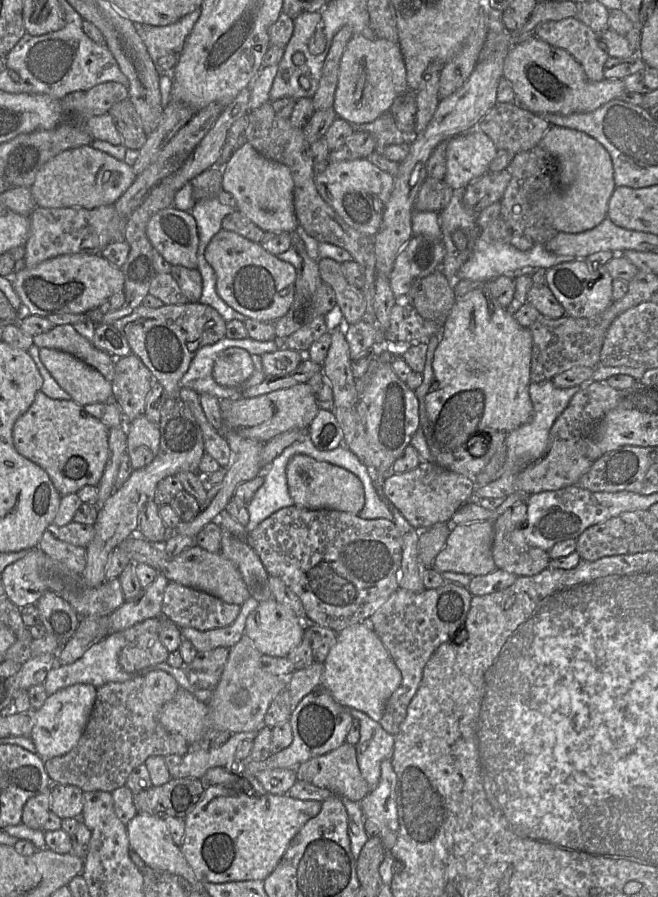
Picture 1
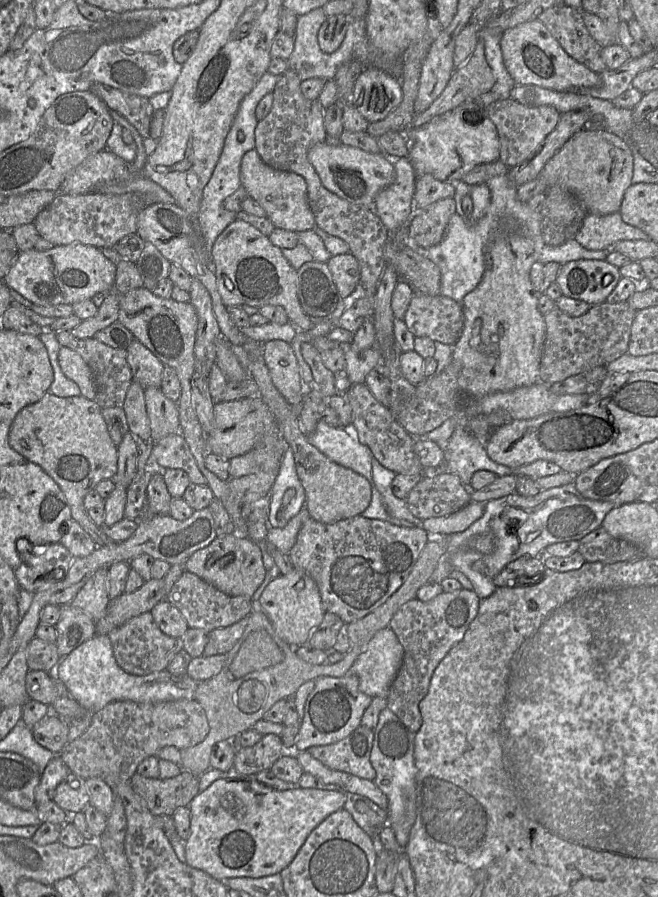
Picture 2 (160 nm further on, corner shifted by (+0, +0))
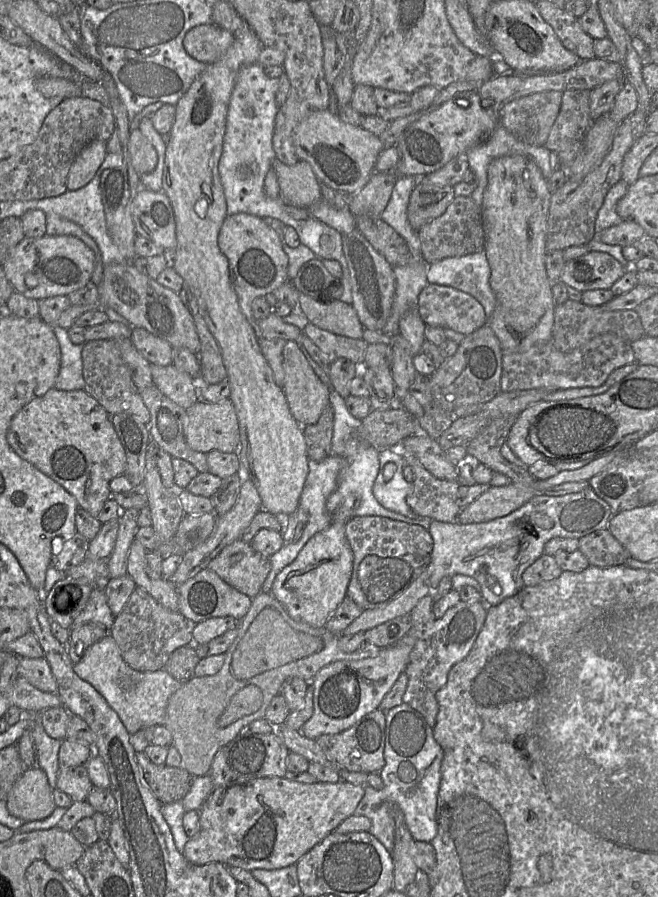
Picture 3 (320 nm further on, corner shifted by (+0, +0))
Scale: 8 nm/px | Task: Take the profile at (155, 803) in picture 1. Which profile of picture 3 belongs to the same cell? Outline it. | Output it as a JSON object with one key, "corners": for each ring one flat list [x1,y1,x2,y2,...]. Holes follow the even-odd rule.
{"corners":[[144,751,136,753,136,757,145,780,162,805,181,801,188,794,194,776,185,768,156,765]]}

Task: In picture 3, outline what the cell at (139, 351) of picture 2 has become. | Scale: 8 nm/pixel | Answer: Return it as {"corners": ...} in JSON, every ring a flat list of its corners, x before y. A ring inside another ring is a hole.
{"corners":[[133,327,131,341,151,364,166,366,172,363,173,347,170,343,145,328]]}

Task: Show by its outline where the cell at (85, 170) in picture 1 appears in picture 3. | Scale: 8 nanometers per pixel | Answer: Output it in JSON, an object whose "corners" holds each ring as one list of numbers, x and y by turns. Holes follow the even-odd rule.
{"corners":[[245,23,233,34,234,41,226,53,195,79,186,93,175,105,173,126,166,137,166,152,162,179,162,192,168,197,176,224,177,244,170,254,171,266,183,278,184,285,193,293,198,302,199,312,221,351,222,361,230,386,230,396,239,424,239,444,237,455,241,472,257,487,262,501,262,509,272,514,291,514,299,506,301,493,309,472,309,457,306,451,303,426,299,424,289,409,282,388,277,386,271,367,259,346,259,340,252,324,241,312,237,295,230,277,229,263,218,246,218,234,227,216,226,200,221,184,218,162,222,152,223,135,226,125,228,104,239,71,248,65,258,63,262,42,255,31]]}

